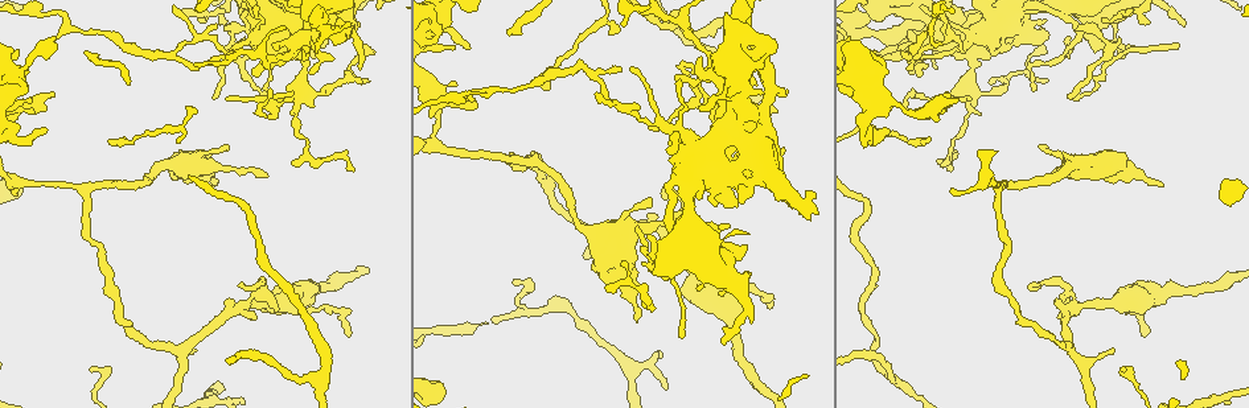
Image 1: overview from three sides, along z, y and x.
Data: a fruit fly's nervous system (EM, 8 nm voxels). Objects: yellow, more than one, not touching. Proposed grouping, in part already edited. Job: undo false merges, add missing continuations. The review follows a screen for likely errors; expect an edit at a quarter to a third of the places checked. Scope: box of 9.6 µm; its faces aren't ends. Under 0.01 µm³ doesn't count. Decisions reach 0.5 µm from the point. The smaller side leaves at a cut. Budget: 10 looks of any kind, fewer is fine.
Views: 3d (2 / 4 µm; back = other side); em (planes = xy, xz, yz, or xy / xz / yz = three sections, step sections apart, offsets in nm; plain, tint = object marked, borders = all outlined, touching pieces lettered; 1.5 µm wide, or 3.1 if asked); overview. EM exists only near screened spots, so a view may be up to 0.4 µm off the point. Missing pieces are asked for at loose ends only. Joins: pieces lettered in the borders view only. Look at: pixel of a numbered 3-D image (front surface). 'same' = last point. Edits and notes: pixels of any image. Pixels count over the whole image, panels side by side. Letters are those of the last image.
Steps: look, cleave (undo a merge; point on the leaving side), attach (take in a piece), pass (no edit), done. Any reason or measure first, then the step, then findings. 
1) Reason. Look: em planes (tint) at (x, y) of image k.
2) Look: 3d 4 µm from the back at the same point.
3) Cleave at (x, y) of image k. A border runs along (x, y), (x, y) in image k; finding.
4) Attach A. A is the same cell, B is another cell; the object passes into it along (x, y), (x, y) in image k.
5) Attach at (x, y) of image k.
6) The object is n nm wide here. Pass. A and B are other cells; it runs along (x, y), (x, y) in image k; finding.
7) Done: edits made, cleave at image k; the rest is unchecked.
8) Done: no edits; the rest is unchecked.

Tapers out. Look: 3d 2 µm at (454, 48) of image 1.

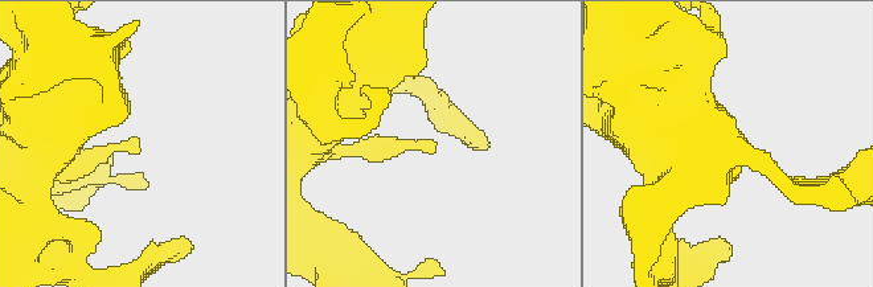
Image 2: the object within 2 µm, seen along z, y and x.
Look: em yz step 8 (borders) at (432, 143) of image 2.

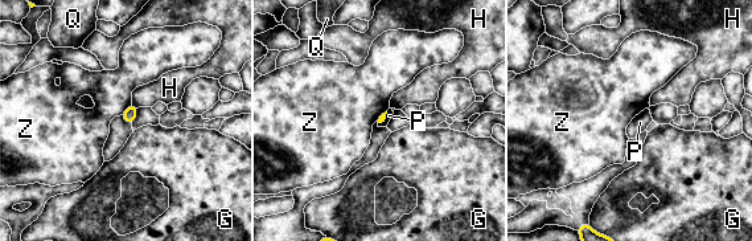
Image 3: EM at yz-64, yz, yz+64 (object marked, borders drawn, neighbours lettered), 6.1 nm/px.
Pass. G, H, P, Q and Z are other cells; a border runs along (131, 102), (120, 114) in image 3; none of them fits.

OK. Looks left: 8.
Branch stops here. Look: em planes (plain) at (506, 29) of image 1.

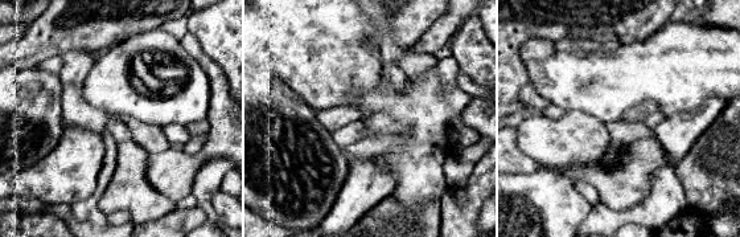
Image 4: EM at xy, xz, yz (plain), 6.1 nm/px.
What lies round it. Look: em planes (borders) at the same point.

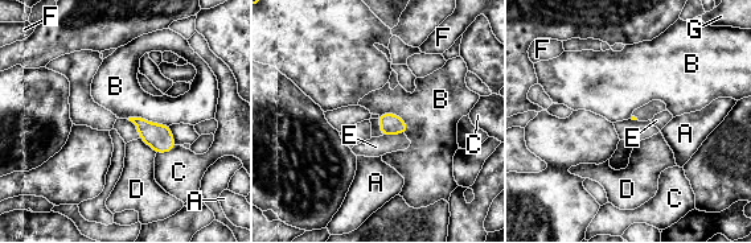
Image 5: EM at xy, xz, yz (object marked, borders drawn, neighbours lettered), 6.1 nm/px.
Attach G. G is the same cell, A, B, C, D, E and F are other cells; the object passes into it along (390, 123), (381, 127), (376, 126) in image 5; the neuron continues.

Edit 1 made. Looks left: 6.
Redraw. Look: overview.

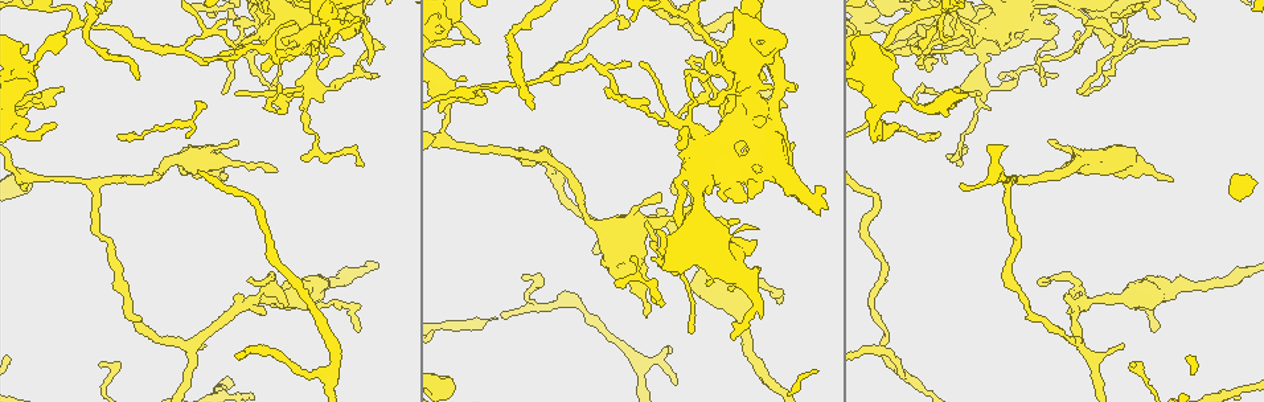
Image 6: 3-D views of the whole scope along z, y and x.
Tapers out. Look: 3d 4 µm at (371, 74) of image 6.

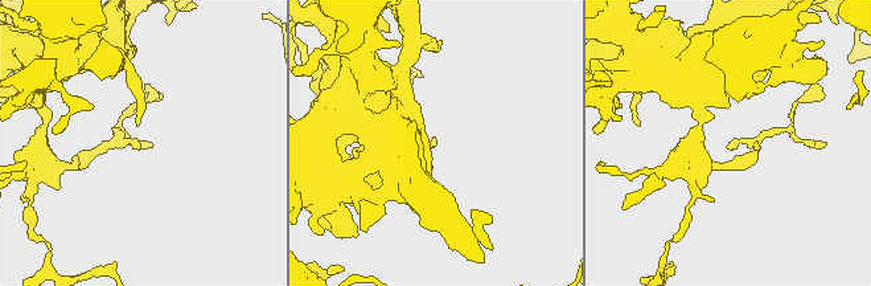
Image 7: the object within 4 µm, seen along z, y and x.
Shape alone is not enough. Look: em planes (plain) at (435, 139) of image 7.

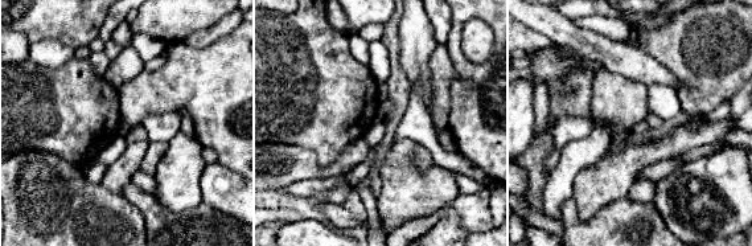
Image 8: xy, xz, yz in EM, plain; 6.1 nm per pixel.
Look: em planes (borders) at the same point.

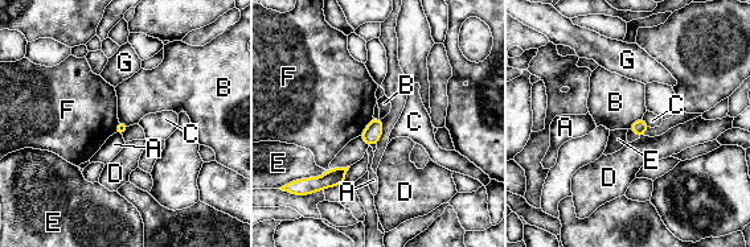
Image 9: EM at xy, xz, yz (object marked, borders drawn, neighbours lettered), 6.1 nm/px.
The object is 70 nm wide here. Pass. A, B, C, D, E, F and G are other cells; a border runs along (327, 171), (319, 176), (306, 178) in image 9; none of them fits.

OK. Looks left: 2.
An open end. Look: 3d 2 µm at (362, 167) of image 6.

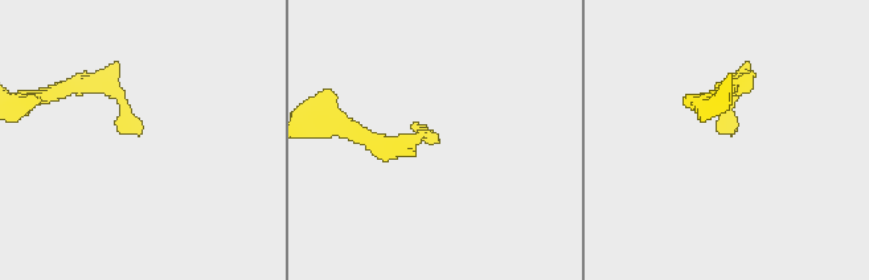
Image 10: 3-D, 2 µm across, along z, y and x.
Need the tissue. Look: em planes (borders) at (435, 142) of image 10.

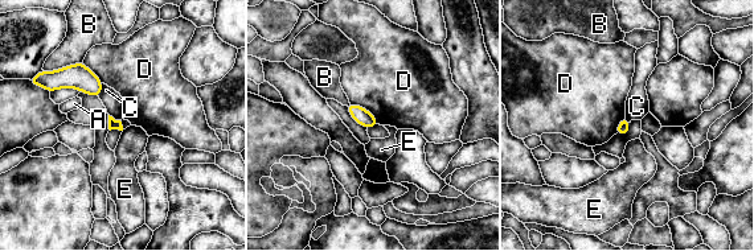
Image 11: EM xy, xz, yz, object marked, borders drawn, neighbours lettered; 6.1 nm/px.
Pass. A, B, C, D and E are other cells; a border runs along (349, 102), (364, 107), (378, 123) in image 11; no lettered piece goes on from it.

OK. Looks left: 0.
Done: edits made, attach at image 5; the rest is unchecked.

